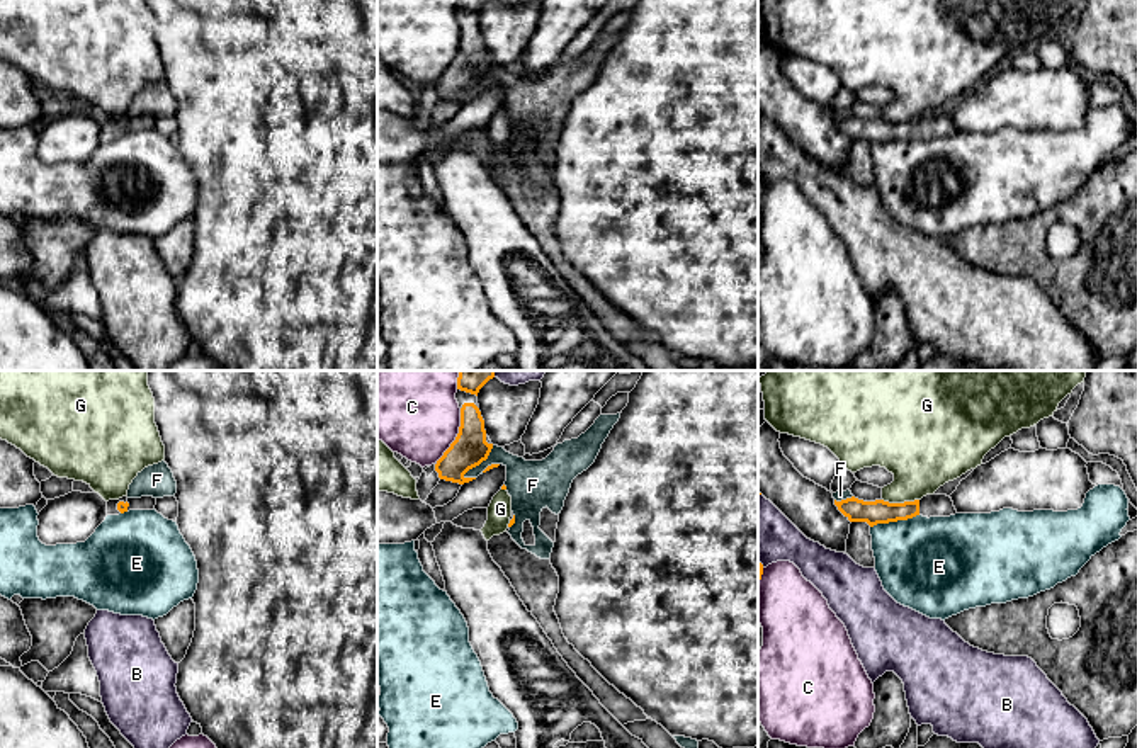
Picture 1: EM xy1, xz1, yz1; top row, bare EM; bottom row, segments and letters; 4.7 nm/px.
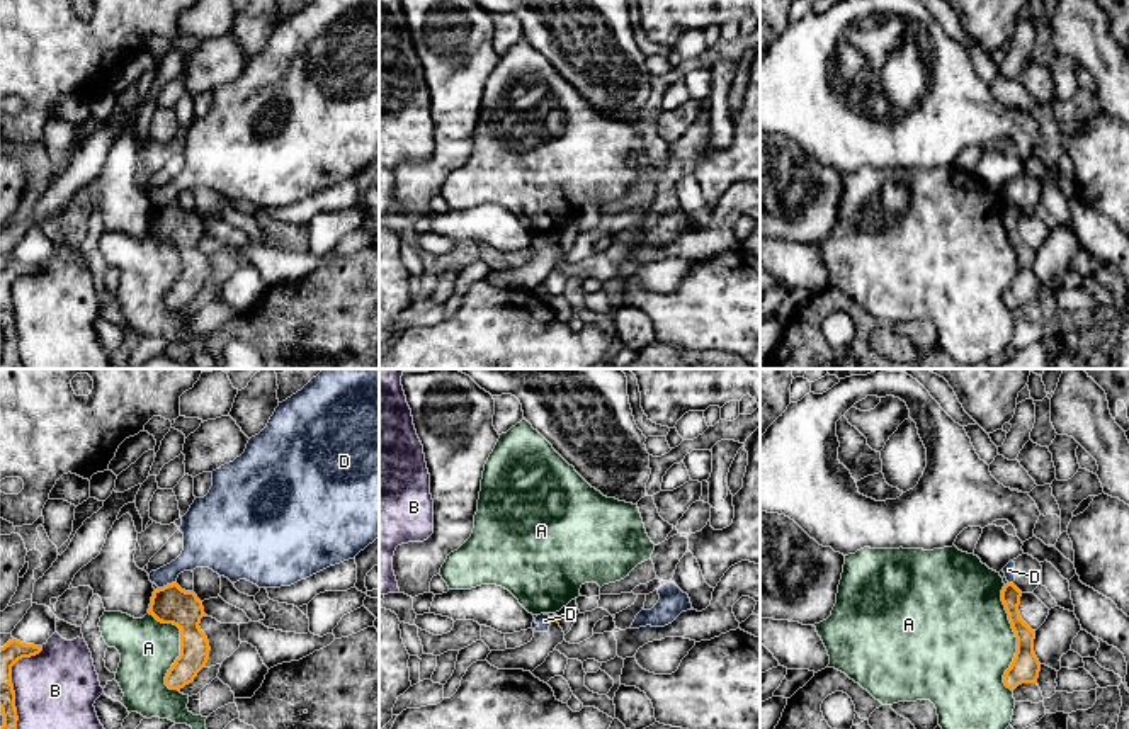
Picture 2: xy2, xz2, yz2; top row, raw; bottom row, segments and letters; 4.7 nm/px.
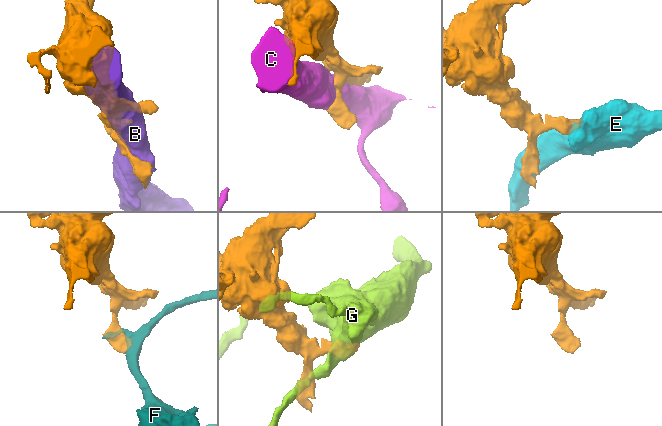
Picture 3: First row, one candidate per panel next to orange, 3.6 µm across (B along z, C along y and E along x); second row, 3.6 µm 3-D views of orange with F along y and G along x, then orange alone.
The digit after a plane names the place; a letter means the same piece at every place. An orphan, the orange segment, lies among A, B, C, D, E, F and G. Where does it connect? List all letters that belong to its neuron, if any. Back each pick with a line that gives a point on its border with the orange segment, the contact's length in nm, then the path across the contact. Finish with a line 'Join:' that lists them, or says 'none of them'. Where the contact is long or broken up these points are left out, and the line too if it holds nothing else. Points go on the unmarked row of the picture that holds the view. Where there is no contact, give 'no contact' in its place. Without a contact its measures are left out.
Join: none of them

